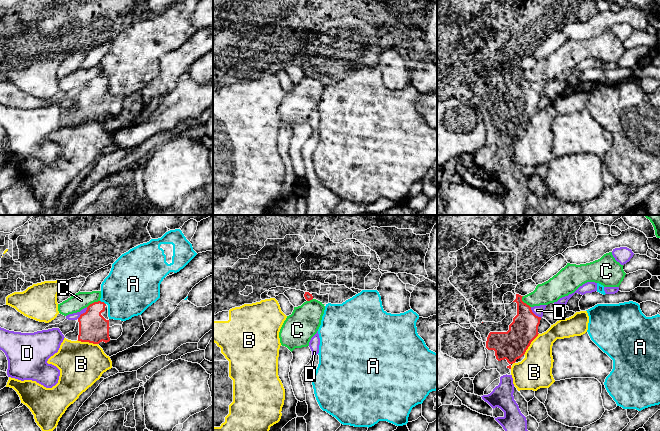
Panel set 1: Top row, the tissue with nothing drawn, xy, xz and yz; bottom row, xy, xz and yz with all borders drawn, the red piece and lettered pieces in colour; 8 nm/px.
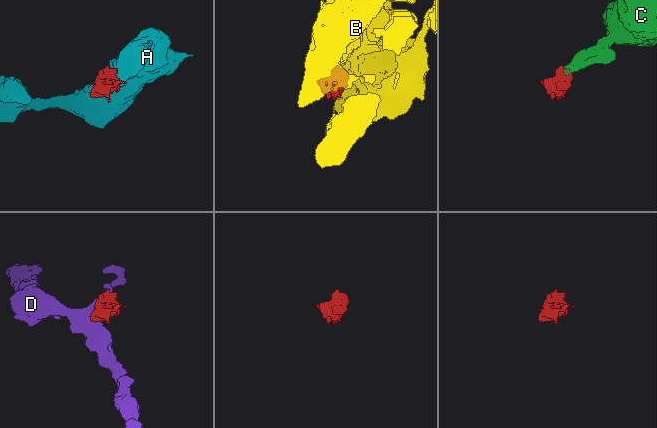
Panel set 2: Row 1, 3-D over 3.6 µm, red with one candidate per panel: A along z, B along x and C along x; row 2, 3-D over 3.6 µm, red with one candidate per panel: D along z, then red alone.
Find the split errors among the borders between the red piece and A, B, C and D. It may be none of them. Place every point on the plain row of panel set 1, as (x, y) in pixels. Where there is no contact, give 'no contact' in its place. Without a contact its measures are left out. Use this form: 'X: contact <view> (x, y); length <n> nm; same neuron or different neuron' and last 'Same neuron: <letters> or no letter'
A: contact xy (103, 78); length 60 nm; different neuron
B: contact yz (530, 119); length 220 nm; different neuron
C: contact yz (523, 78); length 120 nm; different neuron
D: contact xy (83, 89); length 130 nm; different neuron
Same neuron: no letter

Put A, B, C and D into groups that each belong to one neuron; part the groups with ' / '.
A / B / C / D

